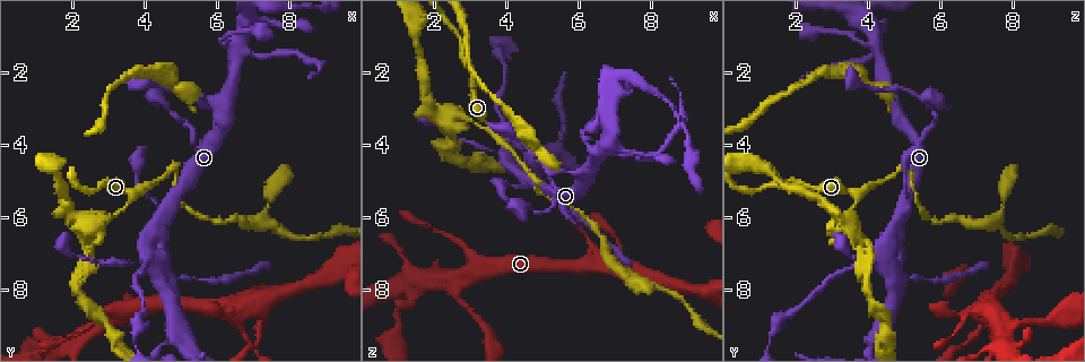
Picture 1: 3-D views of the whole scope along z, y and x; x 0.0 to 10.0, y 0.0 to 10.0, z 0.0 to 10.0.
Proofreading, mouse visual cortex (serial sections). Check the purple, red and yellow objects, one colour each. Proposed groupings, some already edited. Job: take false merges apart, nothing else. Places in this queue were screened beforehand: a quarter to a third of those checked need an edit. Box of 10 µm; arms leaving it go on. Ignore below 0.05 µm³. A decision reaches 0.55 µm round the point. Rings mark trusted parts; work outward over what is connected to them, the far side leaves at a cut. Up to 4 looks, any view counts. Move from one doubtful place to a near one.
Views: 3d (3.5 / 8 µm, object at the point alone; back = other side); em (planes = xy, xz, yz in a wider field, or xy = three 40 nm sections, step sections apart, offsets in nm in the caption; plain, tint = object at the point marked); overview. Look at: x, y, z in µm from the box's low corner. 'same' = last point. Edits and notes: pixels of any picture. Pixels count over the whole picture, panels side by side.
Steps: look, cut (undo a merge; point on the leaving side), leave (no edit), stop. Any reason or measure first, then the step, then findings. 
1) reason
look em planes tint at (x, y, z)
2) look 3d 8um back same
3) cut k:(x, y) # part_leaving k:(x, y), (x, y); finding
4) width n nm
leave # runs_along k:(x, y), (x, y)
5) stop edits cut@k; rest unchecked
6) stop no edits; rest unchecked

look em xy step 1 tint at (5.50, 7.75, 5.60)

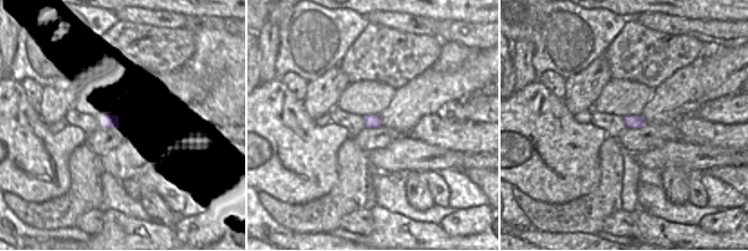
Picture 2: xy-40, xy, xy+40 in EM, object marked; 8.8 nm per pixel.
look 3d 3.5um back same

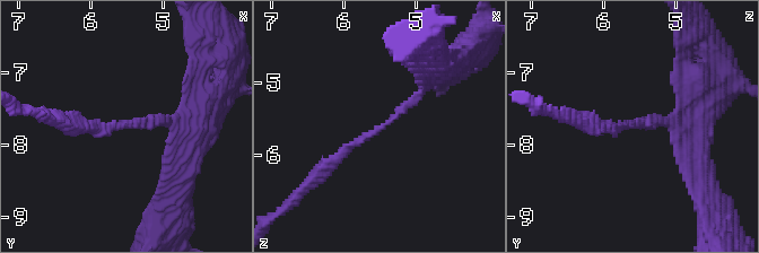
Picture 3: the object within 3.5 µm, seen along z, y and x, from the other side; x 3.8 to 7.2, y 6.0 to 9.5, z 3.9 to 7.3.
width 120 nm
cut 3:(629, 124) # part_leaving 3:(651, 123), (578, 123); a second cell is stuck on

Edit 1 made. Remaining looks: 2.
small branch off a trunk
look 3d 3.5um at (6.55, 1.35, 4.30)

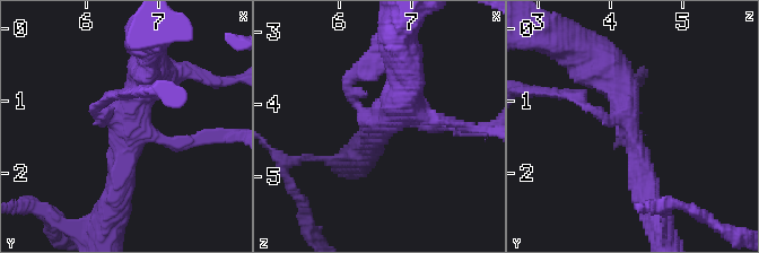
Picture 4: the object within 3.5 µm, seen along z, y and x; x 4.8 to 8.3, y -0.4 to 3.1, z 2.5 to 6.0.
arms 4; arm_widths 150, 150, 350, 500 nm; shape alone is not enough
look em xy step 5 tint at (6.60, 1.30, 4.25)

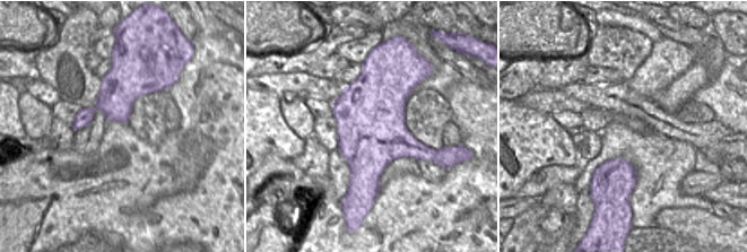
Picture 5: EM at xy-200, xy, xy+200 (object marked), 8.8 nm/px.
cut 4:(194, 138) # part_leaving 4:(154, 134), (167, 141), (234, 134); a second cell is stuck on

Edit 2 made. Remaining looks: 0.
stop edits cut@3, cut@4; rest unchecked

